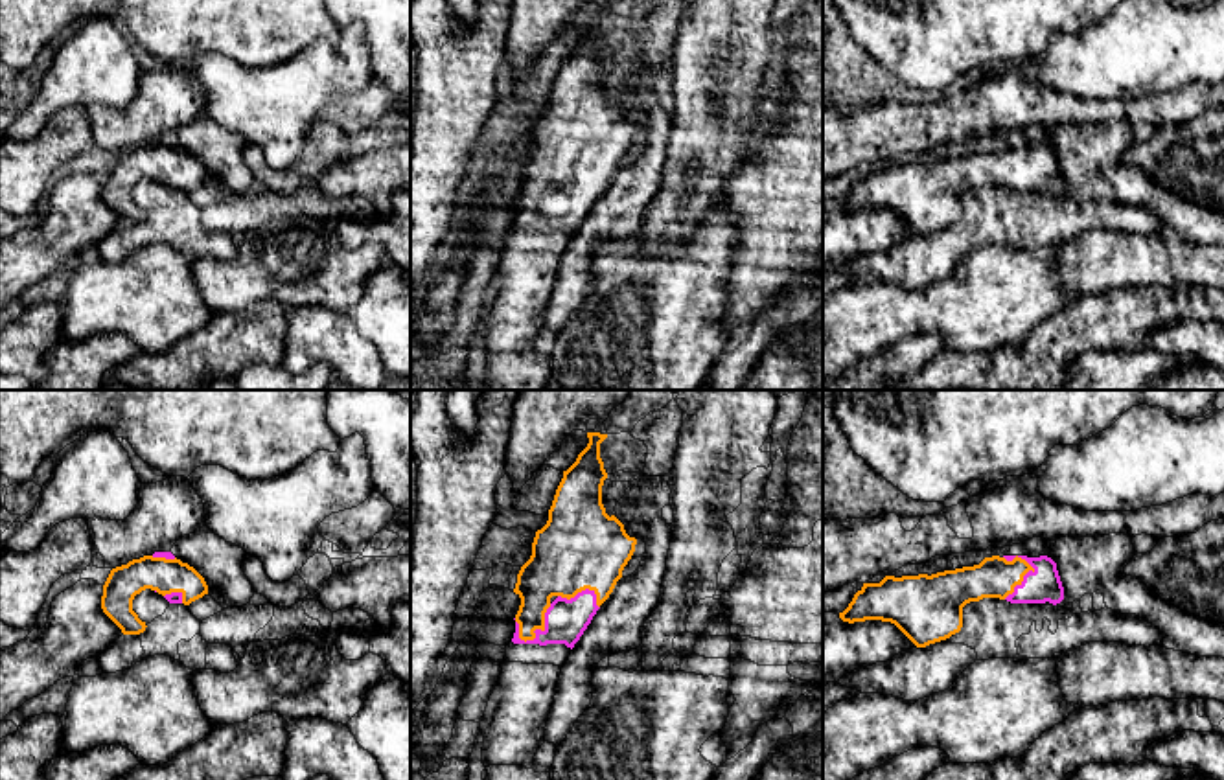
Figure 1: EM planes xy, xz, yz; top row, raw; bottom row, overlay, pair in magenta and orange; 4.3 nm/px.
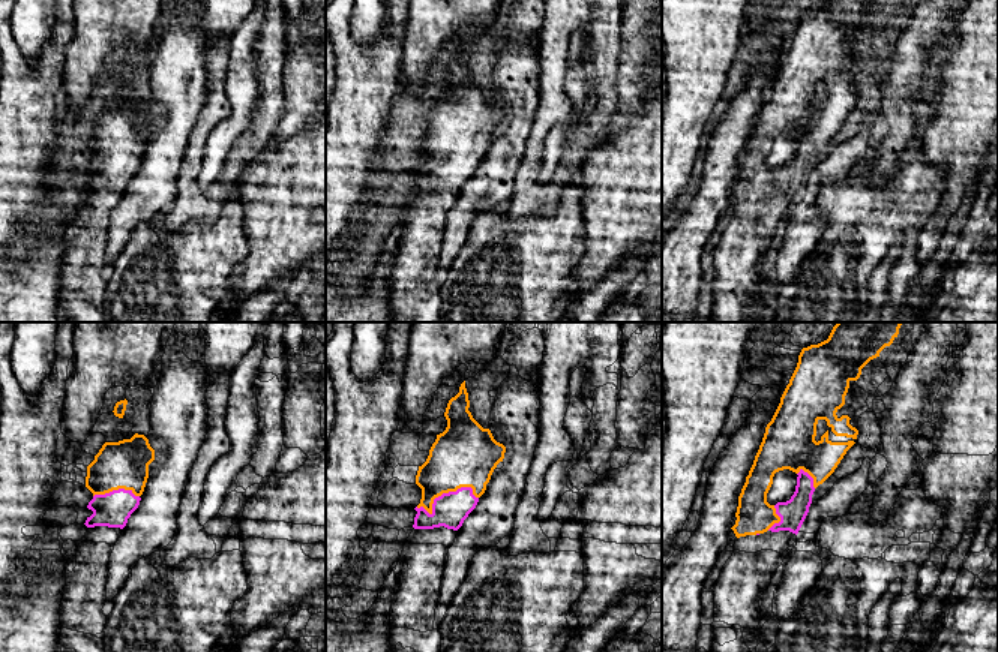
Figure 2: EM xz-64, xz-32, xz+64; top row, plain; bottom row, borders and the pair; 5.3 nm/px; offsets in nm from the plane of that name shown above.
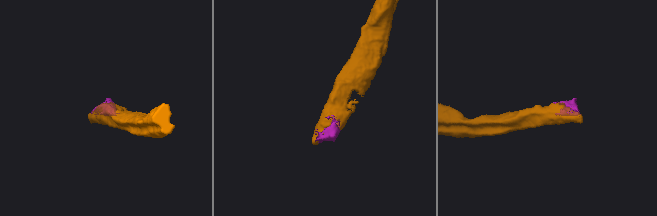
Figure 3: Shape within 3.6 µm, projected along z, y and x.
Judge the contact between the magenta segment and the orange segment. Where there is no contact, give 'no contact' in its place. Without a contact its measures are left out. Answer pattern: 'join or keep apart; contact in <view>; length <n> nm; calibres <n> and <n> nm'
join; contact in xz; length 220 nm; calibres 190 and 200 nm

